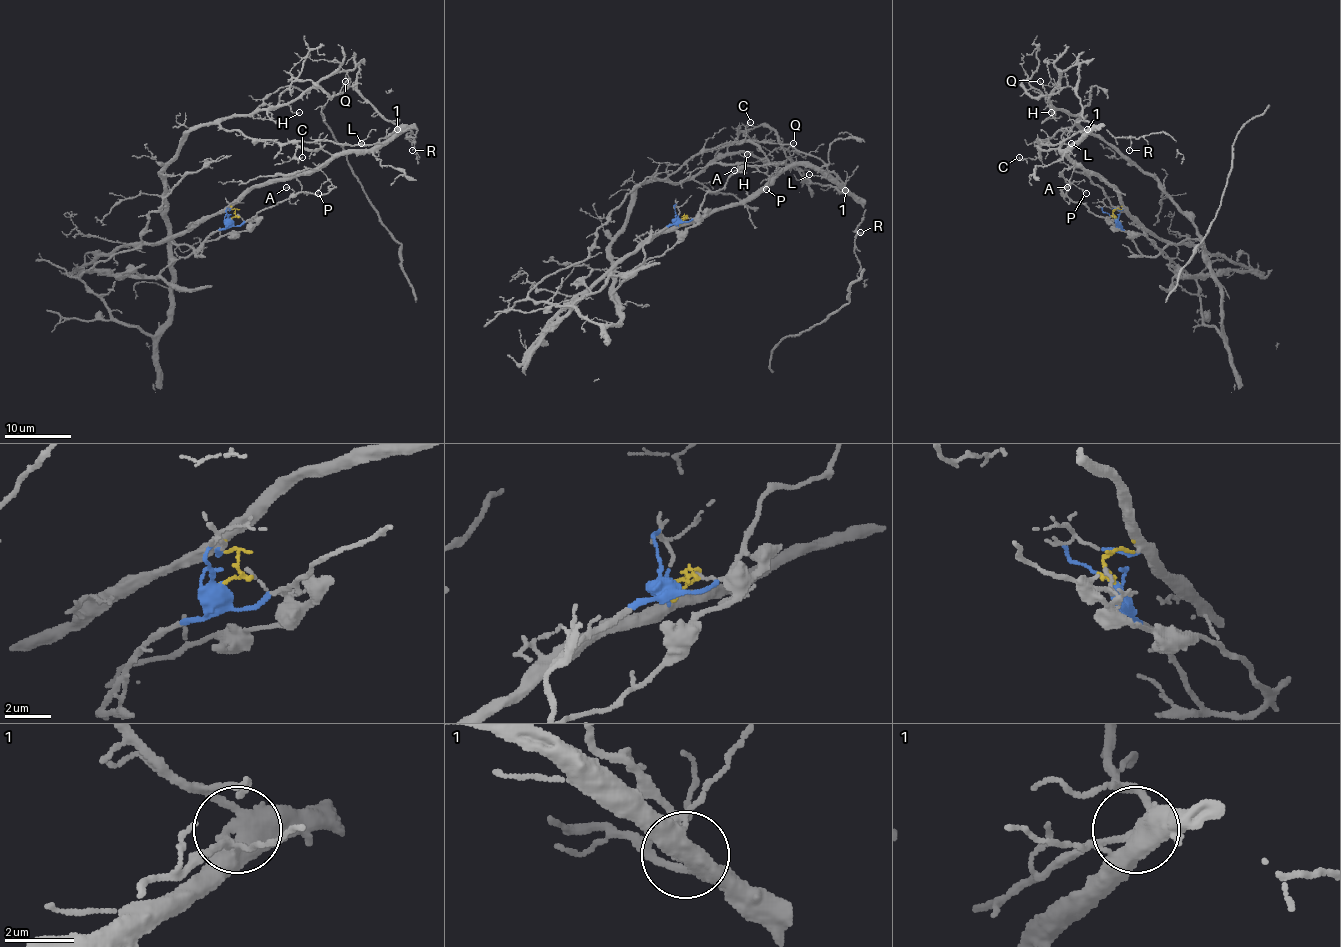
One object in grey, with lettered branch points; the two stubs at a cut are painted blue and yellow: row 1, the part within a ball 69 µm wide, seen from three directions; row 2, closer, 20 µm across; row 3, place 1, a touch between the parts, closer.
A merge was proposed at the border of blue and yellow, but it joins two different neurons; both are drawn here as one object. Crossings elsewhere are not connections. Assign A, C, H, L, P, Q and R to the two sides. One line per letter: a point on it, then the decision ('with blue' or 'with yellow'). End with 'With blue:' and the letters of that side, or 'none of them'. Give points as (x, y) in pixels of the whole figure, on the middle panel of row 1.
A: (734, 170) | with blue
C: (750, 122) | with yellow
H: (747, 154) | with blue
L: (809, 174) | with yellow
P: (766, 189) | with blue
Q: (793, 143) | with yellow
R: (860, 232) | with yellow
With blue: A, H, P

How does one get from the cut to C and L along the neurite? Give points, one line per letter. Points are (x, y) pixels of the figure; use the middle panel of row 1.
C: (678, 219), (683, 216), (680, 224), (699, 221), (745, 204), (779, 171), (744, 141), (750, 122)
L: (678, 219), (683, 216), (680, 224), (699, 221), (745, 204), (794, 166), (814, 167), (820, 174), (809, 174)

